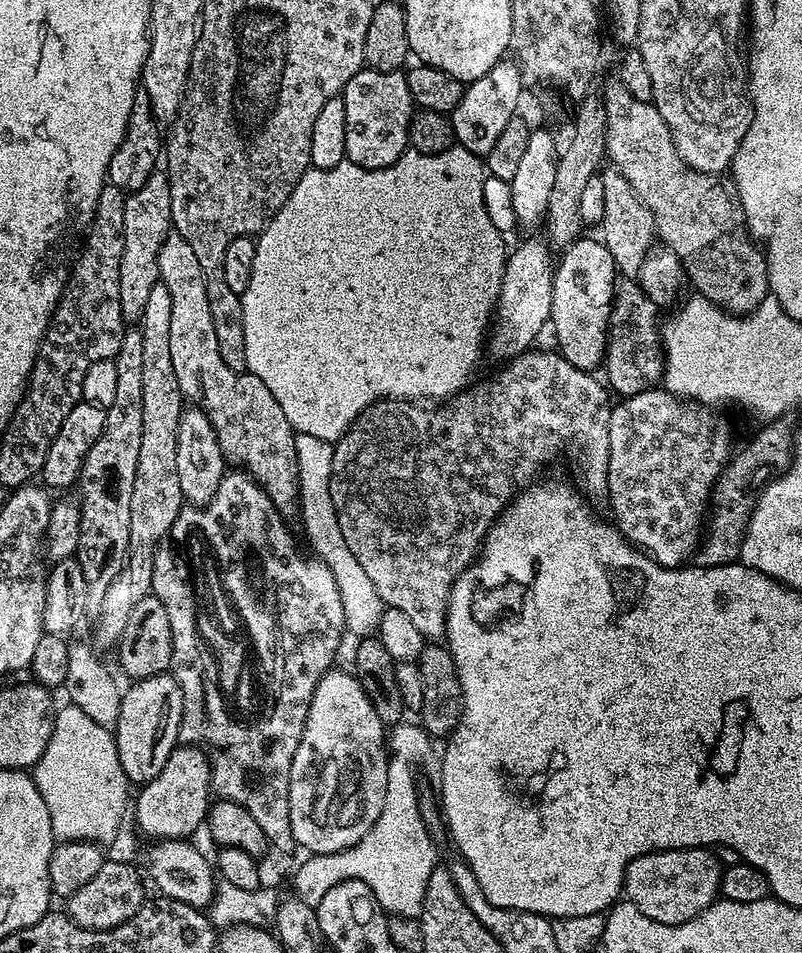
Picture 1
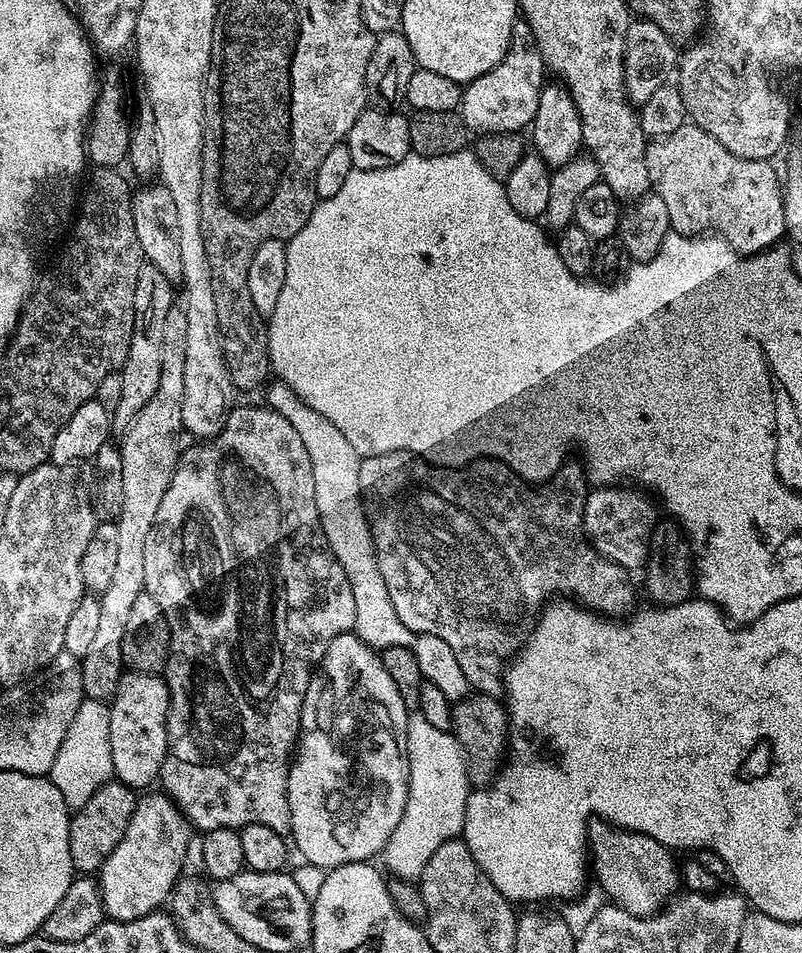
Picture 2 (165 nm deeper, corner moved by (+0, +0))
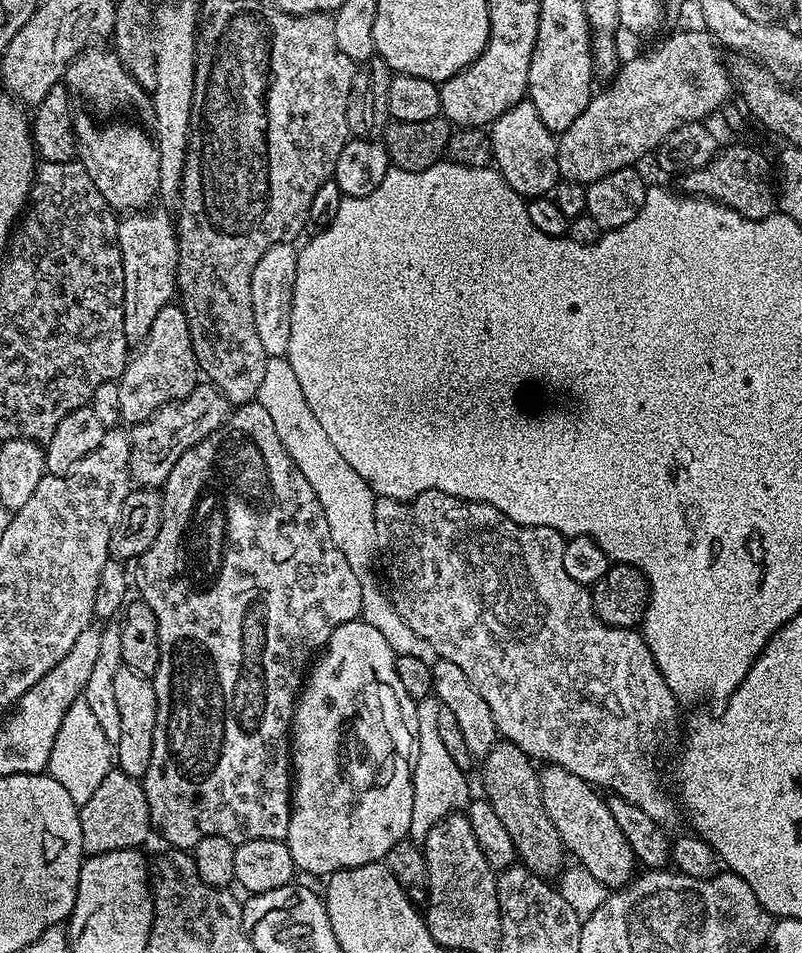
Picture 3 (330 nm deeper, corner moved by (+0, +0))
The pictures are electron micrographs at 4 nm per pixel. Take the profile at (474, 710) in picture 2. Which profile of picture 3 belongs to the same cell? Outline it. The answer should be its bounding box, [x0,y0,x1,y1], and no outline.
[482,739,566,877]

